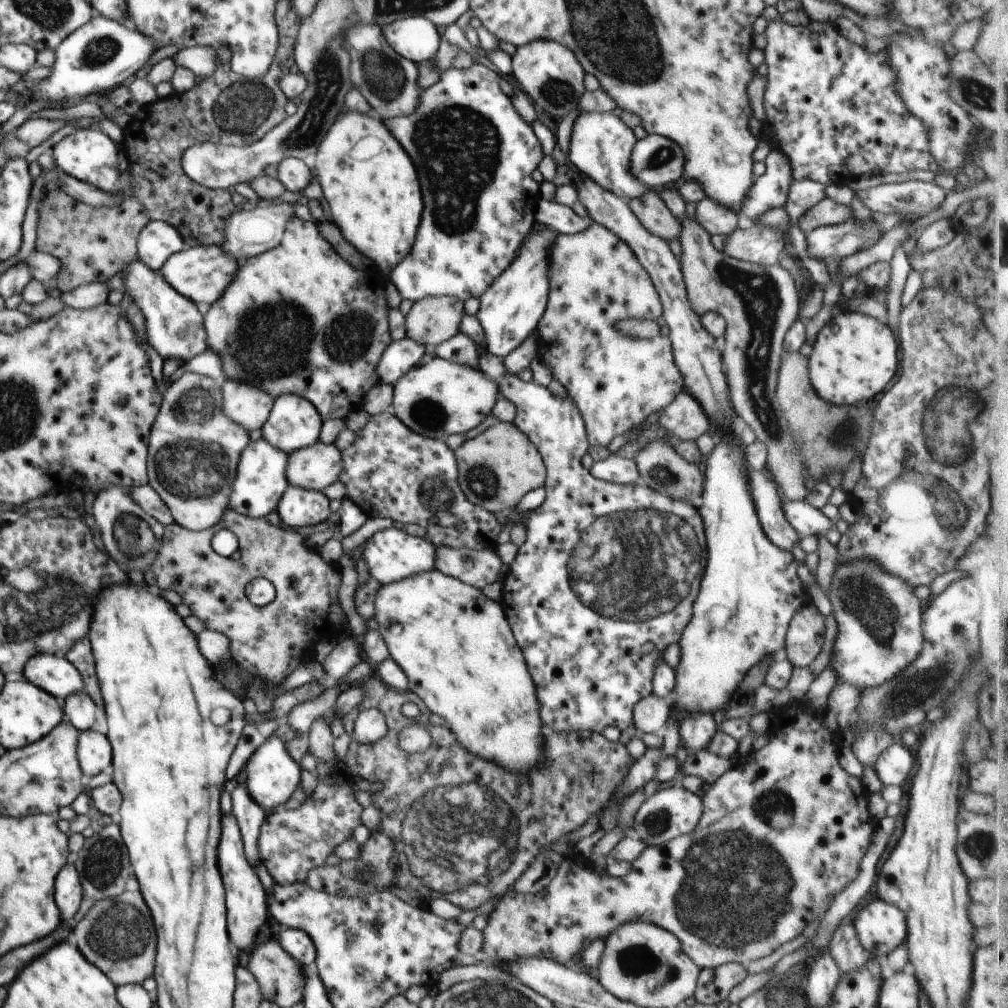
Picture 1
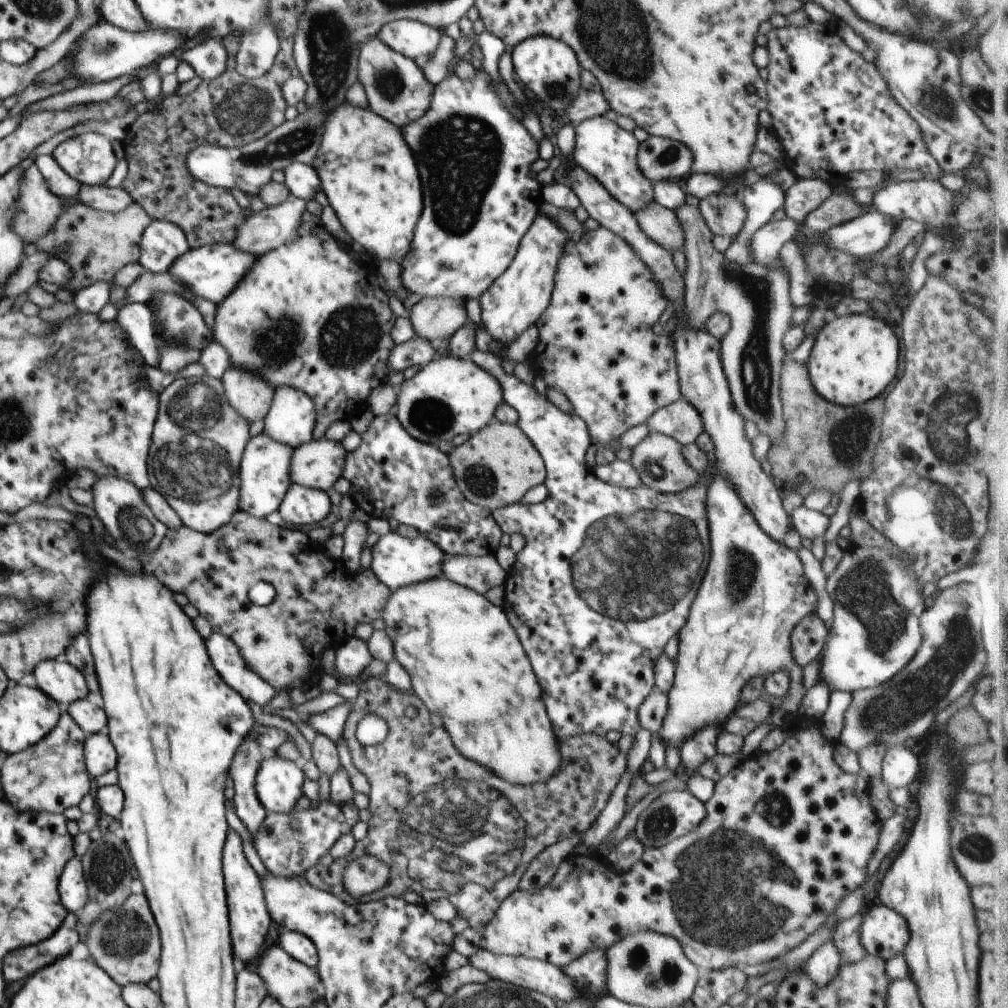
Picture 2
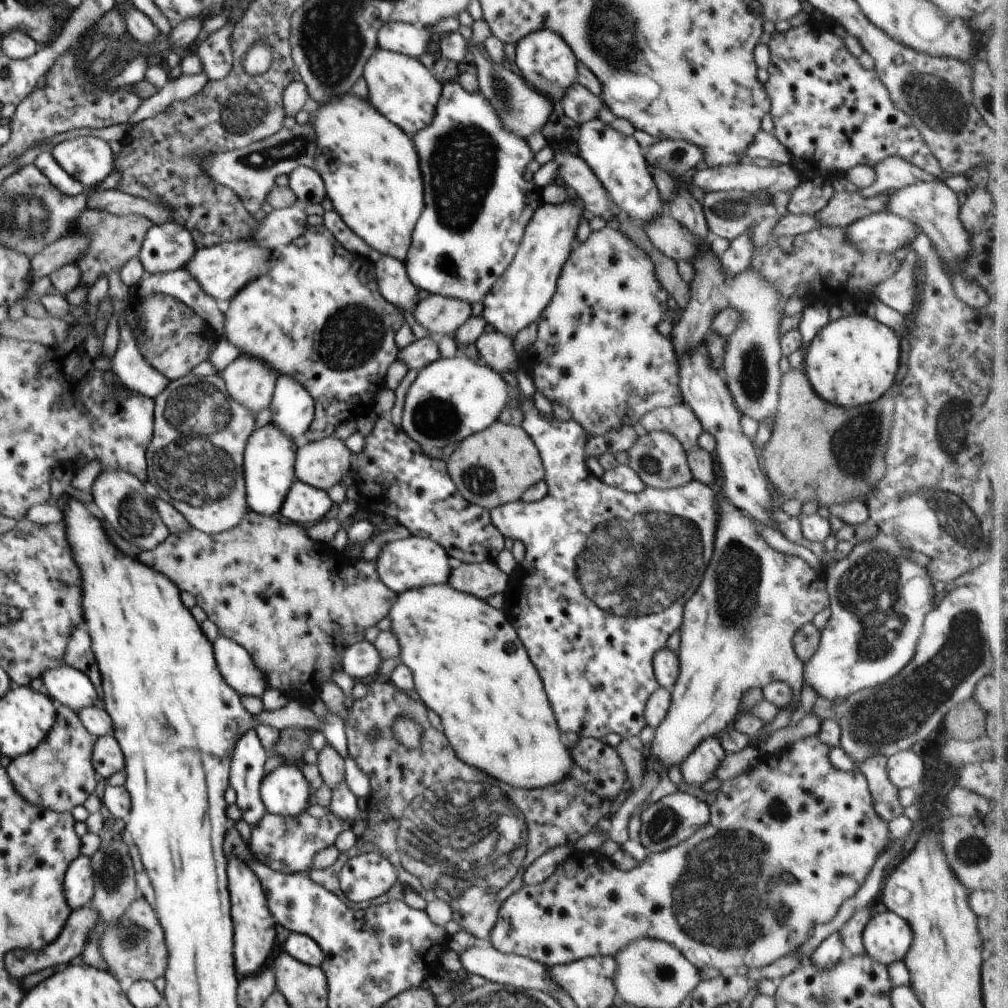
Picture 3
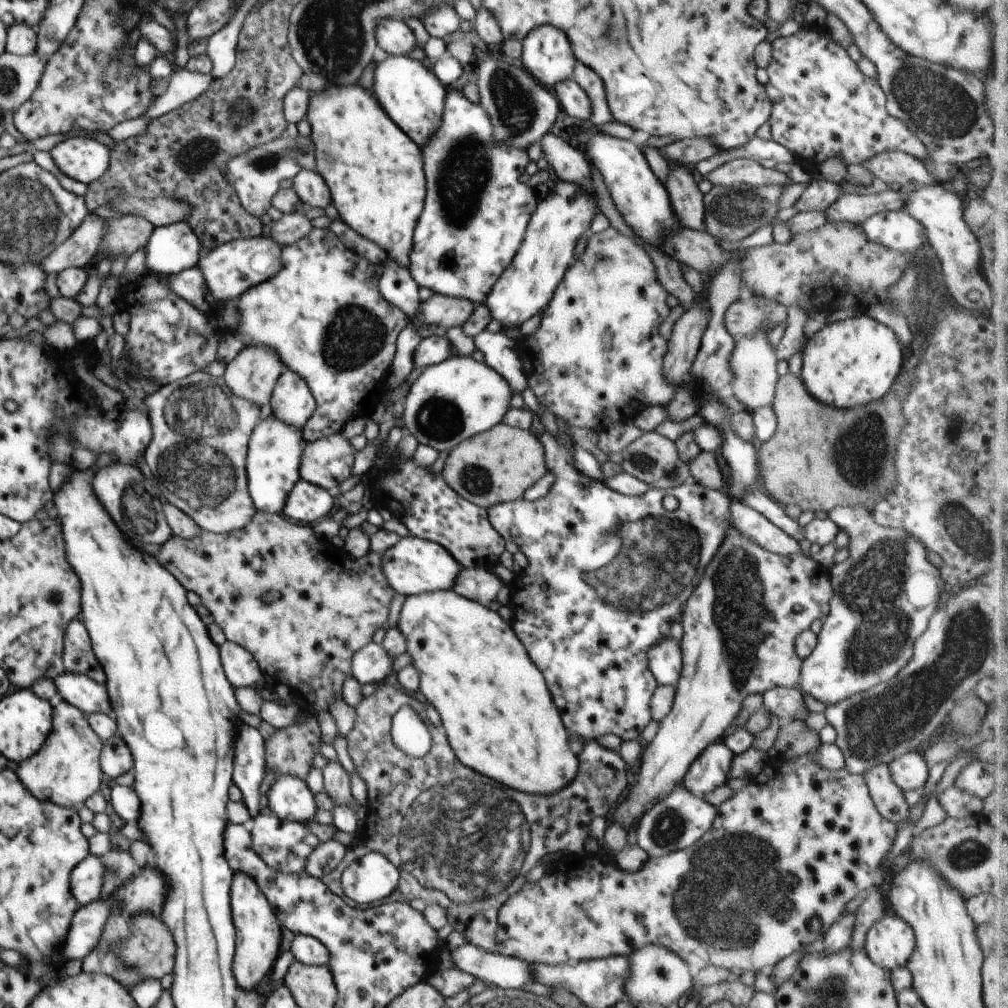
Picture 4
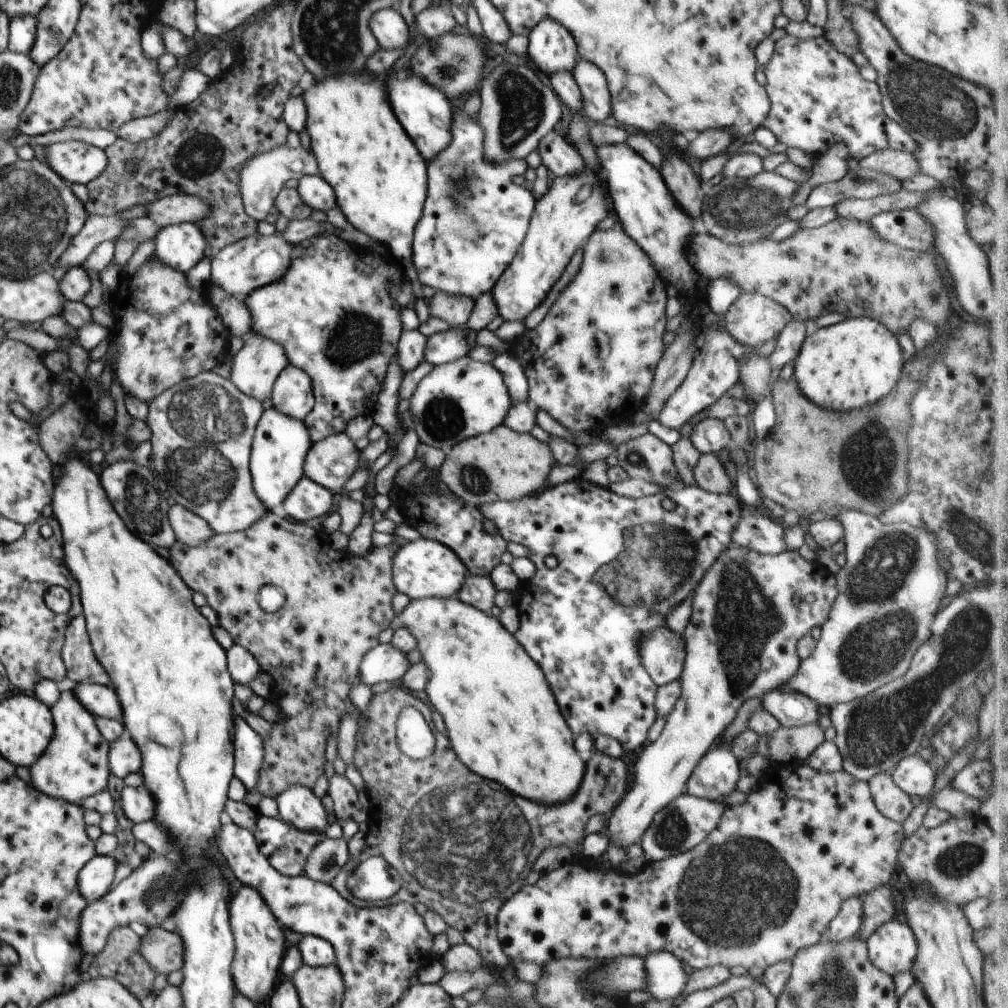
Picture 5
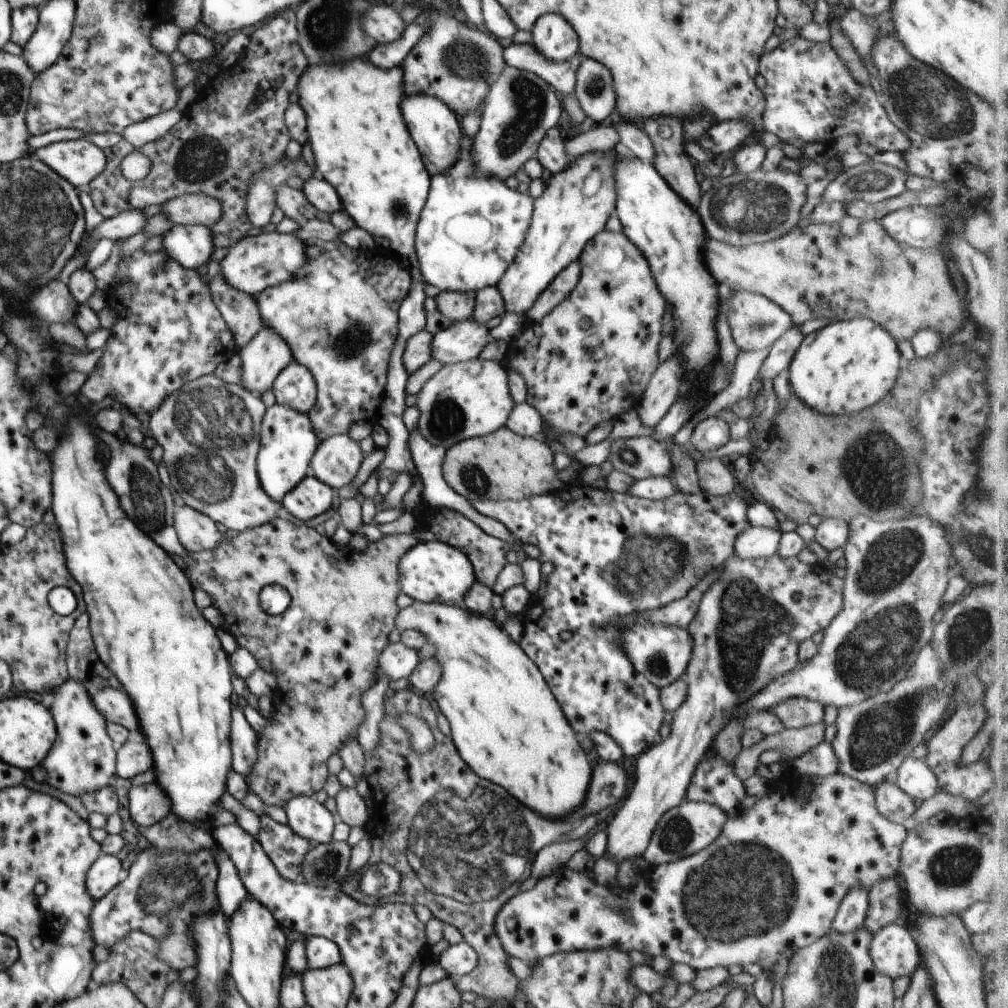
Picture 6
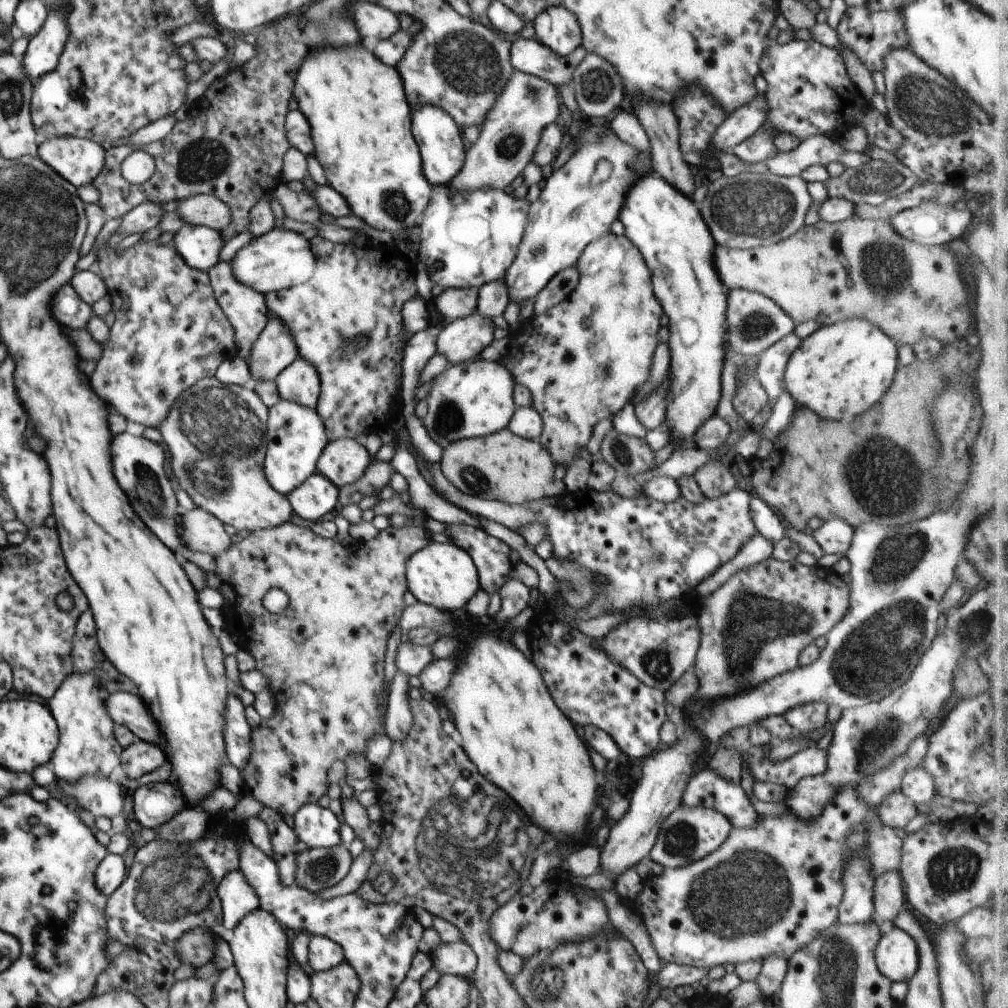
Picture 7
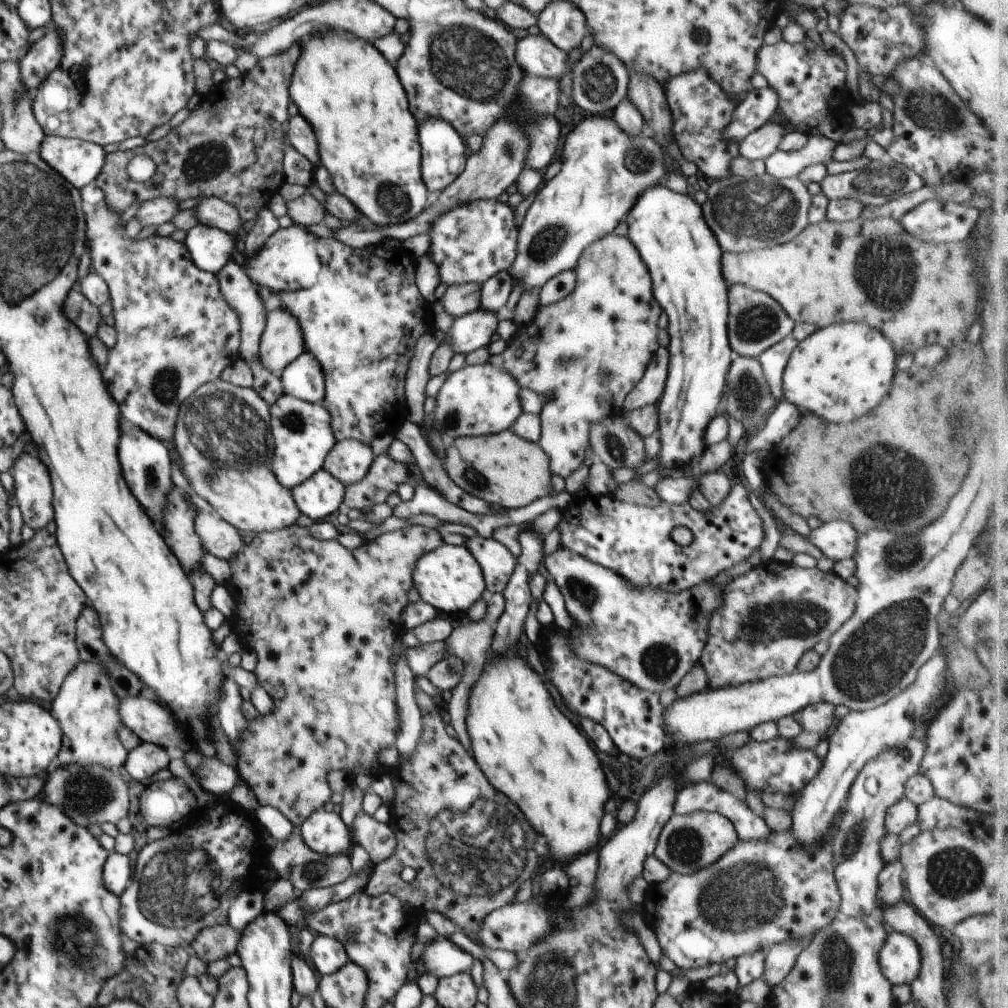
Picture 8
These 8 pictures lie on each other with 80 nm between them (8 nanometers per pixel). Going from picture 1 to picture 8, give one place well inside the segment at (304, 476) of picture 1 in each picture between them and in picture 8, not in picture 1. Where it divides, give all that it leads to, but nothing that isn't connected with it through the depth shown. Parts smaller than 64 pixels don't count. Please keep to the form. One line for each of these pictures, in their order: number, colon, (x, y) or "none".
2: (318, 464)
3: (323, 464)
4: (326, 462)
5: (331, 461)
6: (336, 461)
7: (343, 461)
8: (349, 460)

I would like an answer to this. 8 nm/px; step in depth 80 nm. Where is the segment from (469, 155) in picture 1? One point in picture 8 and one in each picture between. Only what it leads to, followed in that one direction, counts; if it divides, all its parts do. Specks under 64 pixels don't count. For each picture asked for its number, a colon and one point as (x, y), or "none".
2: (473, 157)
3: (477, 204)
4: (476, 210)
5: (474, 219)
6: (469, 232)
7: (467, 240)
8: (471, 243)

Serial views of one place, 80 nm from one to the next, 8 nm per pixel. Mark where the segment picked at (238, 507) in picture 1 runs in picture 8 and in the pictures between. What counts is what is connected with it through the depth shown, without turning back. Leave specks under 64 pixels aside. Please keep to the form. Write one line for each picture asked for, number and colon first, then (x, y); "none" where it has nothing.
2: (264, 475)
3: (269, 460)
4: (273, 457)
5: (280, 444)
6: (287, 439)
7: (295, 436)
8: (302, 434)

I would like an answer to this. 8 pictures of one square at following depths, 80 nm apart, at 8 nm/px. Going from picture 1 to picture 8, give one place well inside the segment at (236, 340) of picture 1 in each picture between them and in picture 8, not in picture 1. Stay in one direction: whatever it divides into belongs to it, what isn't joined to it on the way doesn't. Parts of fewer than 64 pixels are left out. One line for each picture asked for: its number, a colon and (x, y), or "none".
2: (304, 316)
3: (314, 314)
4: (322, 312)
5: (332, 311)
6: (339, 315)
7: (347, 321)
8: (361, 320)

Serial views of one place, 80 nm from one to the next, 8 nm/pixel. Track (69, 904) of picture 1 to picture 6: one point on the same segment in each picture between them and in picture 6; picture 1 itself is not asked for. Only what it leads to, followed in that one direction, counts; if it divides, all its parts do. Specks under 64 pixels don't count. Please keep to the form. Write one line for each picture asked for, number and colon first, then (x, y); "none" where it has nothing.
2: (73, 892)
3: (78, 885)
4: (86, 880)
5: (94, 880)
6: (104, 874)

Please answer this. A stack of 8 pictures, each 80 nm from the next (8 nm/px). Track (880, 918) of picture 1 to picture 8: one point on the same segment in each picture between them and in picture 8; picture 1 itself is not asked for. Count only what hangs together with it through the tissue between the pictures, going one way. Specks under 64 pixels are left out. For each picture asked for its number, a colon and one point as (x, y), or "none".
2: (884, 933)
3: (887, 937)
4: (890, 942)
5: (892, 948)
6: (894, 951)
7: (896, 954)
8: (900, 960)

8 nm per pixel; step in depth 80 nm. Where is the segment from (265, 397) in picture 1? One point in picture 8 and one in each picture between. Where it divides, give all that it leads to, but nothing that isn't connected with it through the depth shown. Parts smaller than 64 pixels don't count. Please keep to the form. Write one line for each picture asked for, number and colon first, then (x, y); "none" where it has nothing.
2: (251, 395)
3: (251, 381)
4: (252, 373)
5: (256, 366)
6: (266, 355)
7: (276, 348)
8: (282, 341)

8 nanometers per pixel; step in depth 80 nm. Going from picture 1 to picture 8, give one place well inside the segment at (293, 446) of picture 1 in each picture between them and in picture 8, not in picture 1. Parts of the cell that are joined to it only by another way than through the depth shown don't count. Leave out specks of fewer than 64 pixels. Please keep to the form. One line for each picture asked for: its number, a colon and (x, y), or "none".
2: (292, 417)
3: (293, 409)
4: (292, 402)
5: (292, 394)
6: (295, 387)
7: (299, 382)
8: (303, 378)

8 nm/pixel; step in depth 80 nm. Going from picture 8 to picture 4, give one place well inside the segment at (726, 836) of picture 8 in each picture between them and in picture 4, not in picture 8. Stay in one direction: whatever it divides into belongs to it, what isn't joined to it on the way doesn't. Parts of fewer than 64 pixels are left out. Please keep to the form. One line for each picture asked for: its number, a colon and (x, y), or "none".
4: (676, 822)
5: (687, 821)
6: (683, 830)
7: (689, 833)

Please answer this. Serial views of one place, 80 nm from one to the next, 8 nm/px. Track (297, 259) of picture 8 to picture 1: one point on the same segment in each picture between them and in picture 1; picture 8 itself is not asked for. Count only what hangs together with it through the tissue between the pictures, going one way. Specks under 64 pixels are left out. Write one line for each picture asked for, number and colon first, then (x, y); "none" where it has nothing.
1: (201, 273)
2: (212, 271)
3: (222, 270)
4: (231, 269)
5: (255, 261)
6: (255, 263)
7: (281, 258)

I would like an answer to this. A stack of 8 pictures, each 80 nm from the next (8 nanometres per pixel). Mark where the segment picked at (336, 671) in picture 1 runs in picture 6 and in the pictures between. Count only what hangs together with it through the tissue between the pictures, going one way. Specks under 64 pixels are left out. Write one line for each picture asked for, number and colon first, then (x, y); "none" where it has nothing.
2: (351, 658)
3: (360, 660)
4: (372, 663)
5: (384, 663)
6: (396, 661)

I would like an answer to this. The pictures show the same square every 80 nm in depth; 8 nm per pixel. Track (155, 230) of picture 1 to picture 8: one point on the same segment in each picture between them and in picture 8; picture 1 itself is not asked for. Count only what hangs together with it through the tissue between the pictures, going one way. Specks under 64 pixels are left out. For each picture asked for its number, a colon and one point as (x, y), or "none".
2: (162, 242)
3: (167, 247)
4: (170, 249)
5: (182, 246)
6: (191, 246)
7: (199, 245)
8: (210, 248)

